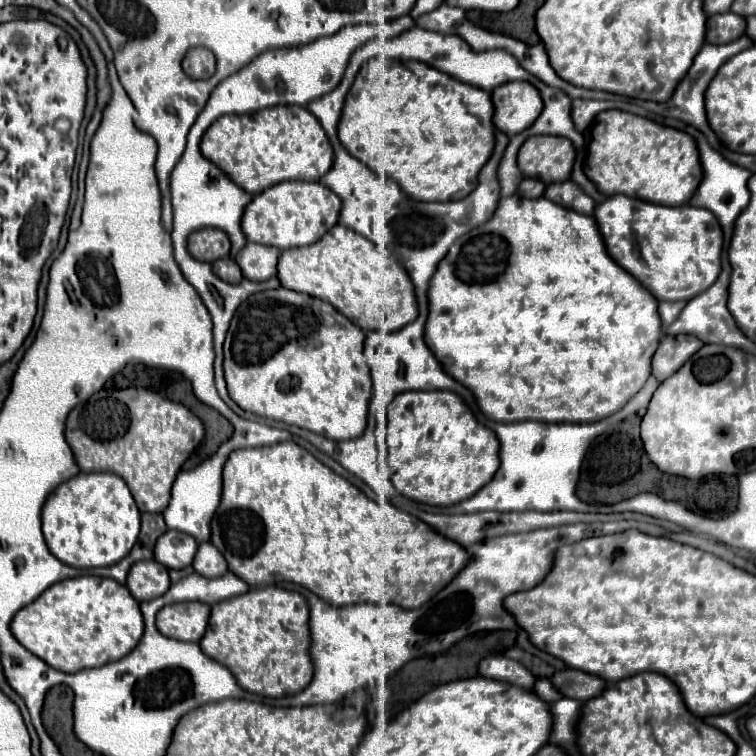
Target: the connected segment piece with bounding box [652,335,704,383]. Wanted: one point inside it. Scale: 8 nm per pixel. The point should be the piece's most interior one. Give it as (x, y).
(673, 352)

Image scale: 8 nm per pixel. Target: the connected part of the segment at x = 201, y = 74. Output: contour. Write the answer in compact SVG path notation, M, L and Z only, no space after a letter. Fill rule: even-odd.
M194 47L184 55L182 69L192 79L208 79L216 71L216 57L204 47Z

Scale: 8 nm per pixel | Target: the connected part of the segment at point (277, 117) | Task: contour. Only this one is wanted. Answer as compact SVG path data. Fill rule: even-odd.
M278 105L250 115L224 115L208 127L200 151L250 195L282 181L320 181L332 167L332 147L322 125L300 105Z

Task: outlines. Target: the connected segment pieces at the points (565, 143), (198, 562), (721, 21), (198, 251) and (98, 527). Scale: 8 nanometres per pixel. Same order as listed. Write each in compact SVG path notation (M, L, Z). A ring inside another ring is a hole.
M534 135L534 137L528 137L518 151L518 167L524 173L524 177L534 177L544 183L568 181L572 163L574 163L574 147L572 147L570 139L566 139L566 137Z
M200 543L196 557L192 561L192 567L202 577L220 577L228 571L224 557L216 551L216 547L212 543Z
M722 13L722 15L712 15L706 21L706 41L712 41L712 45L724 45L728 41L734 41L740 37L746 29L744 17L736 13Z
M214 227L198 229L188 237L188 251L198 261L214 263L216 259L222 259L228 255L230 239L224 231Z
M78 473L62 483L42 507L42 533L50 553L68 567L108 567L124 559L140 533L140 511L124 479L114 473Z

